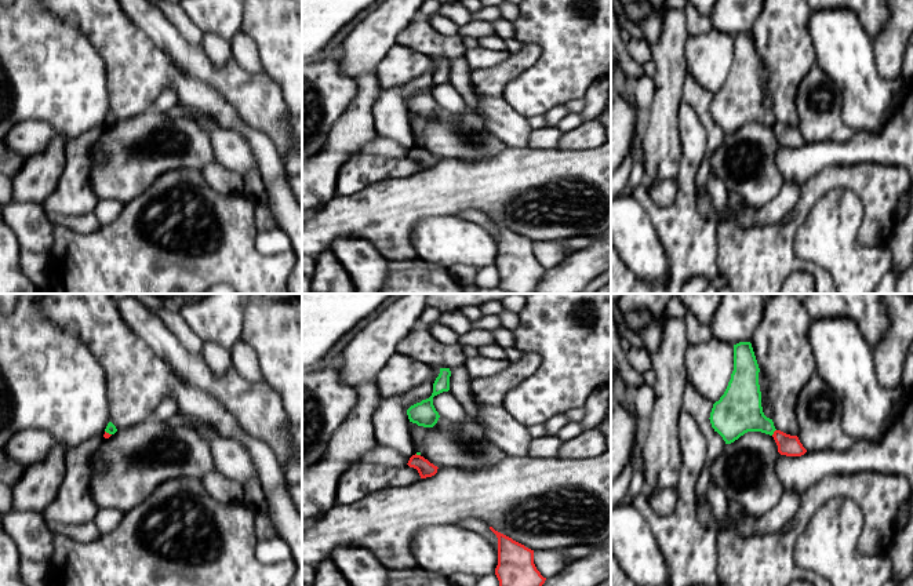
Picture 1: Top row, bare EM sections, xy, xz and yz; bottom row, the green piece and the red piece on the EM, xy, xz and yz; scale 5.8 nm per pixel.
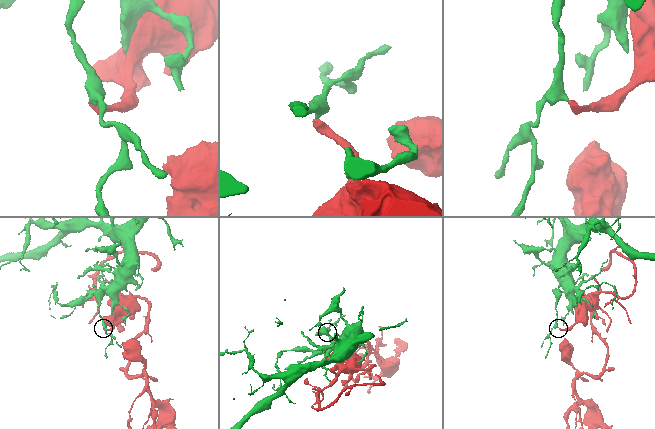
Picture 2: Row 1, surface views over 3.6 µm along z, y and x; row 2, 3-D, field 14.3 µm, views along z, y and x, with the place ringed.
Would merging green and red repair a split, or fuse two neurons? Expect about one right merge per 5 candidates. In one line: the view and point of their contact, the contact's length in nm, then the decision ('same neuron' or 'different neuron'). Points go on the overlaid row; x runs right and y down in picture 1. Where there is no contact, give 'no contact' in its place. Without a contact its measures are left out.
meets green in yz at (774, 430); contact 50 nm long; different neuron

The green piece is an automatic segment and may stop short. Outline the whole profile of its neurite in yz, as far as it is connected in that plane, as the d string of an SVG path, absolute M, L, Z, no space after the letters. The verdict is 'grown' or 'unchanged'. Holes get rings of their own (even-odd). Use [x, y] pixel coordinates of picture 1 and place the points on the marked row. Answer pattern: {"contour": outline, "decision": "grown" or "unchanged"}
{"contour": "M750 342L734 345L734 371L724 394L713 404L710 423L725 444L731 444L748 432L761 432L772 436L776 430L772 419L767 418L761 407L761 392L759 385L759 364Z", "decision": "unchanged"}

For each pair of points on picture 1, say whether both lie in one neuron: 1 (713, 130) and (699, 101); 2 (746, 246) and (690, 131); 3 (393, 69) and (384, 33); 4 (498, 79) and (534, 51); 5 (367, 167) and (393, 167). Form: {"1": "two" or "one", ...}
{"1": "one", "2": "two", "3": "two", "4": "one", "5": "one"}

